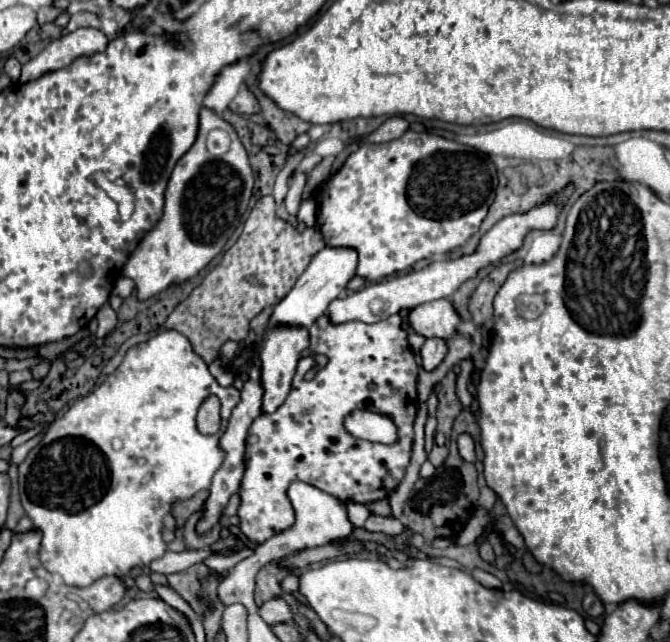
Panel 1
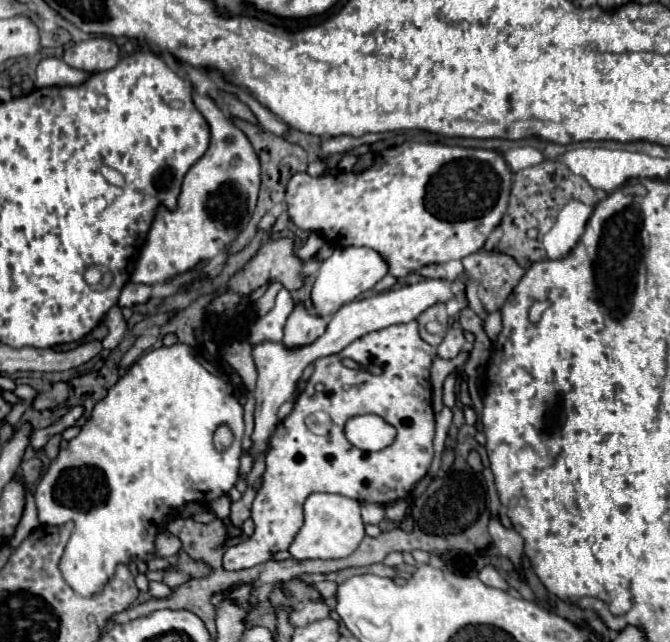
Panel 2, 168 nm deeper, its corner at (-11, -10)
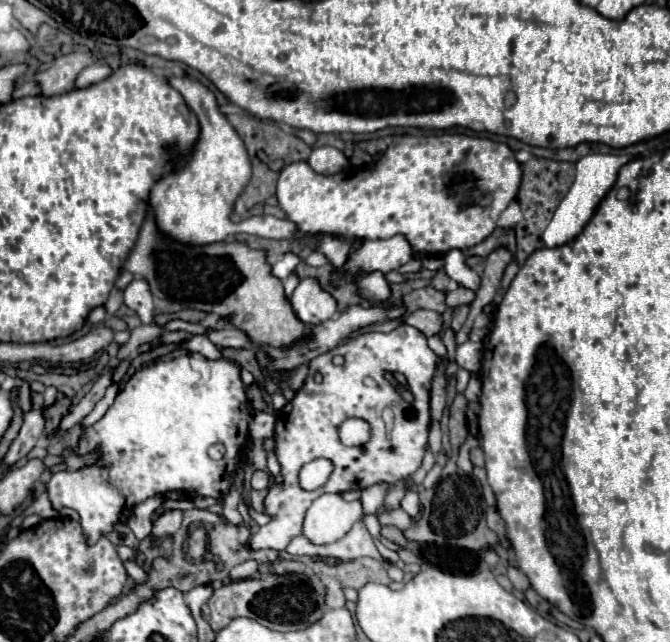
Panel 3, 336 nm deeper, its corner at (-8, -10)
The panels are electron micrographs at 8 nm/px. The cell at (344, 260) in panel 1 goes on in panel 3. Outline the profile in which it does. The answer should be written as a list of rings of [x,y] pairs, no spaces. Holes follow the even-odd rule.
[[[396,234],[388,240],[364,240],[358,250],[350,252],[346,266],[340,272],[348,276],[374,270],[388,274],[390,270],[398,270],[402,264],[410,262],[414,256],[416,250],[412,250],[410,242],[402,234]]]

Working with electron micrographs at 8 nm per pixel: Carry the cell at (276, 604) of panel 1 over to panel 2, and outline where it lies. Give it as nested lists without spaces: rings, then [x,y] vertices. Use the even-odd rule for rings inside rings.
[[[305,602],[291,610],[289,622],[293,626],[307,626],[307,624],[311,624],[315,620],[323,620],[327,616],[329,616],[329,610],[323,602]]]

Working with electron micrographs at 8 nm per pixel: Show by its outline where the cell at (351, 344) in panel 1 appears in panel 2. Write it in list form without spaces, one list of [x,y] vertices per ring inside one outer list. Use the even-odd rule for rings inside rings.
[[[417,322],[389,326],[377,332],[369,332],[355,342],[351,342],[339,354],[315,360],[315,370],[307,380],[307,386],[295,400],[293,412],[279,422],[275,428],[269,450],[265,456],[265,472],[261,476],[261,488],[251,504],[251,520],[255,522],[255,532],[245,542],[231,546],[223,554],[225,570],[243,570],[267,562],[275,552],[287,550],[293,542],[297,530],[303,526],[303,502],[311,492],[335,492],[357,502],[371,502],[379,506],[389,506],[397,500],[405,500],[415,484],[427,474],[433,460],[433,434],[435,434],[435,414],[431,408],[431,352],[433,348],[419,336]],[[347,360],[361,368],[347,368]],[[363,412],[379,414],[383,420],[395,426],[397,440],[379,450],[363,452],[353,448],[345,440],[345,422]]]

